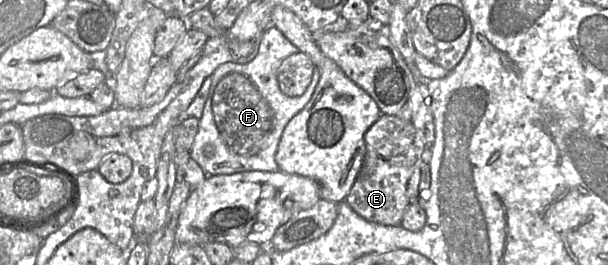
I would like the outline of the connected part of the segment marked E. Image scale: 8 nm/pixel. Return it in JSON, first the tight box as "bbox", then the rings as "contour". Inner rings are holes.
{"bbox":[345,114,426,225],"contour":[[[381,114],[366,131],[366,154],[361,170],[345,202],[362,218],[383,225],[399,225],[409,205],[407,184],[415,168],[423,161],[426,148],[420,132],[411,121]]]}

